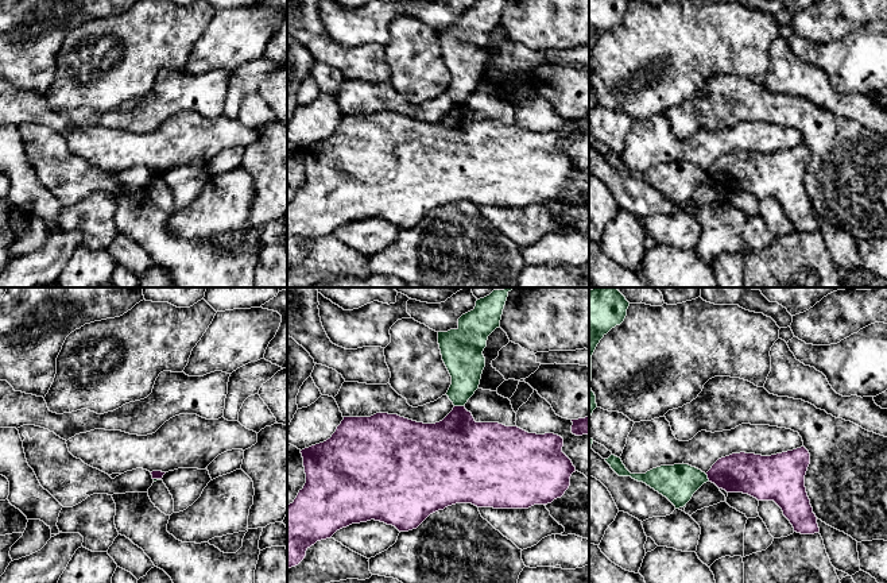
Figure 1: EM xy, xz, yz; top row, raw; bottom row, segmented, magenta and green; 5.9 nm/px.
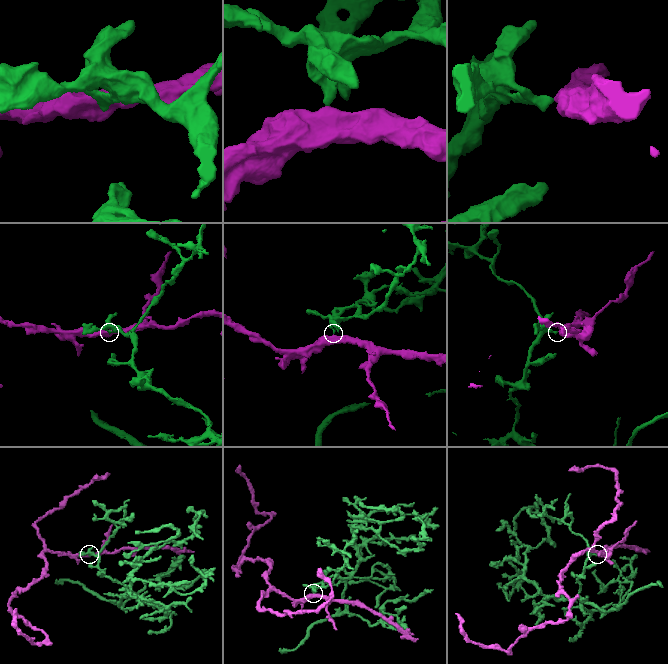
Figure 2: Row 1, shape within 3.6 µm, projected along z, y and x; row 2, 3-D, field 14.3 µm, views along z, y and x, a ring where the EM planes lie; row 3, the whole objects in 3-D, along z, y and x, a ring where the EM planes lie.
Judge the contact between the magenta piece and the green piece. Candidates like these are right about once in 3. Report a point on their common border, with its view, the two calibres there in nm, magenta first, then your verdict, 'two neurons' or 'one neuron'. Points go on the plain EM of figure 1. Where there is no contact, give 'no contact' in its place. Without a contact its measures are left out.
meets magenta in xz at (460, 104); 380 nm thick on the magenta side, 220 nm on the other; two neurons

